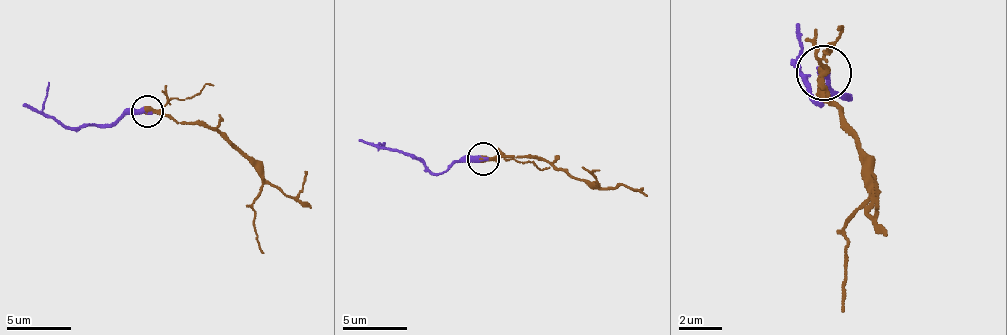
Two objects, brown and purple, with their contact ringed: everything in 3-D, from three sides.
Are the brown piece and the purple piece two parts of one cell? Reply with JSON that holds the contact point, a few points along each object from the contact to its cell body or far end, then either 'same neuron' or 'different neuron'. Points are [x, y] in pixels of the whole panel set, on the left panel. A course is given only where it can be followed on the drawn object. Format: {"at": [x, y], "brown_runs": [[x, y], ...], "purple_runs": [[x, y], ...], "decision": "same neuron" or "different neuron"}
{"at": [147, 111], "brown_runs": [[148, 112], [203, 121], [248, 160], [261, 180], [251, 202], [255, 235], [264, 254]], "purple_runs": [[148, 112], [122, 112], [109, 125], [70, 128], [44, 112], [48, 83]], "decision": "same neuron"}

